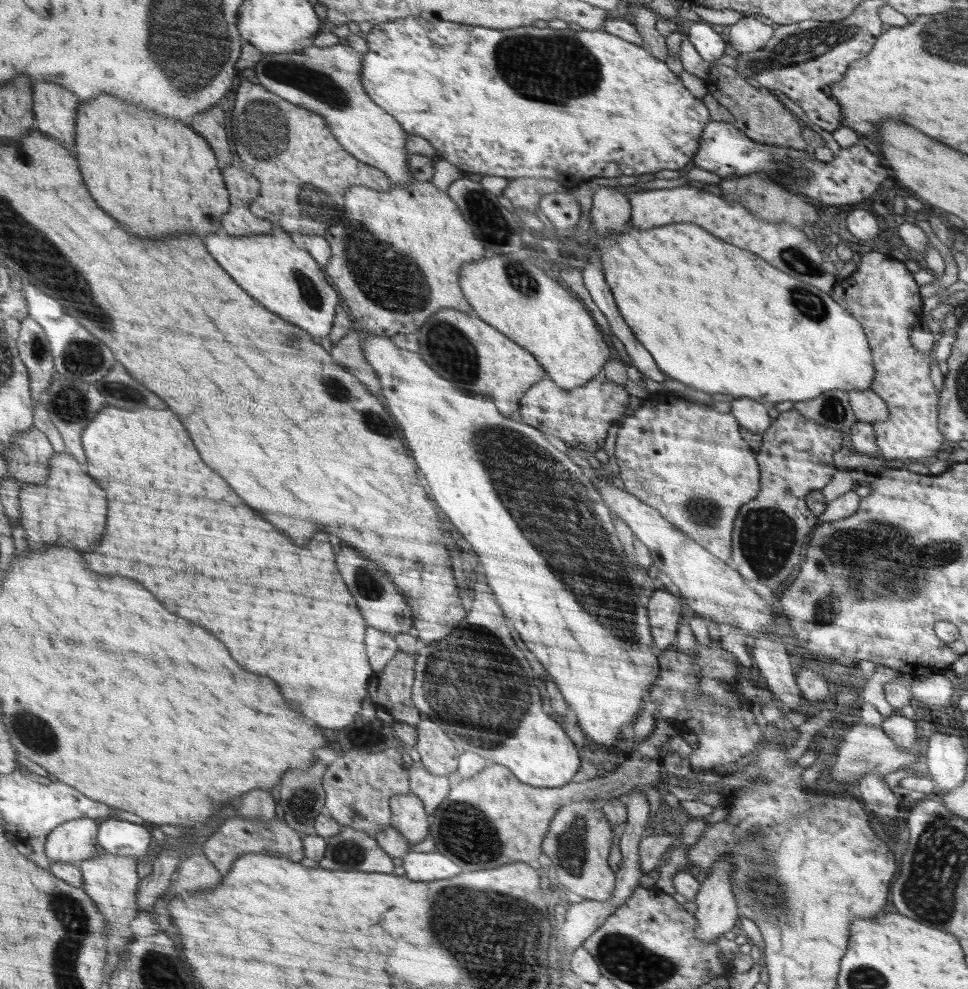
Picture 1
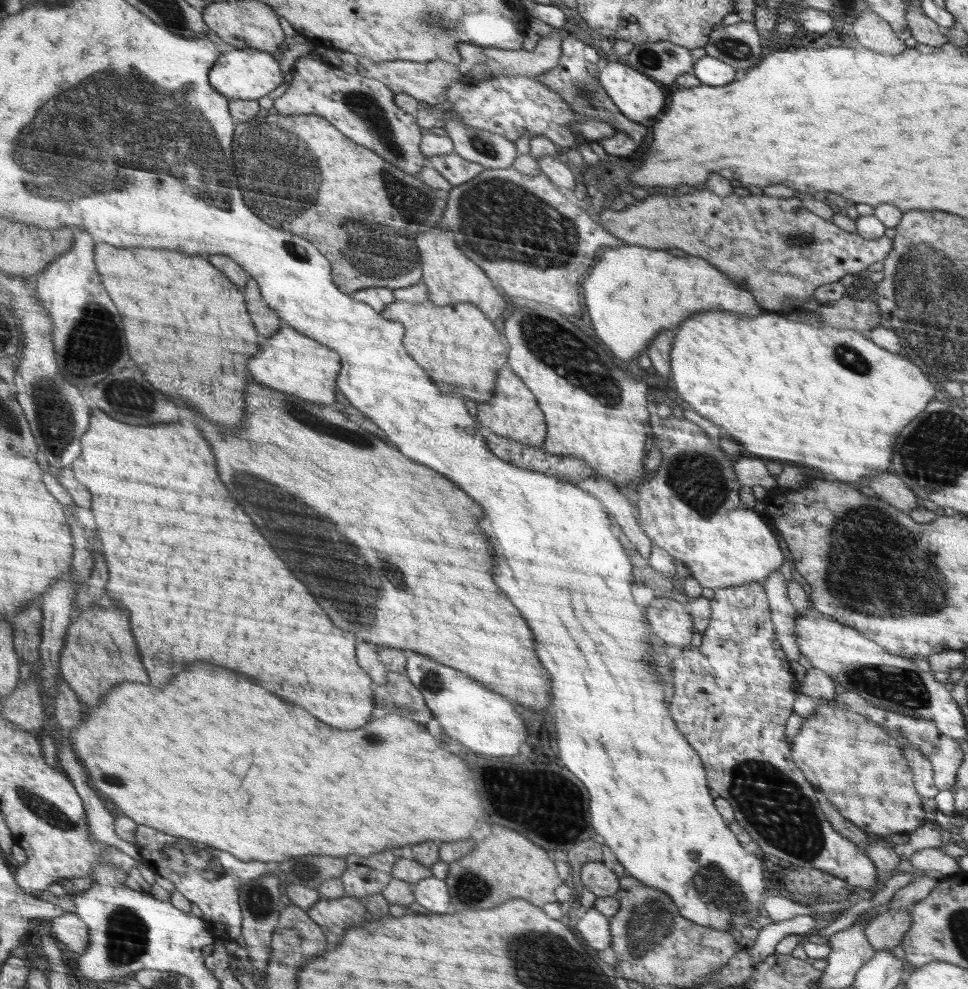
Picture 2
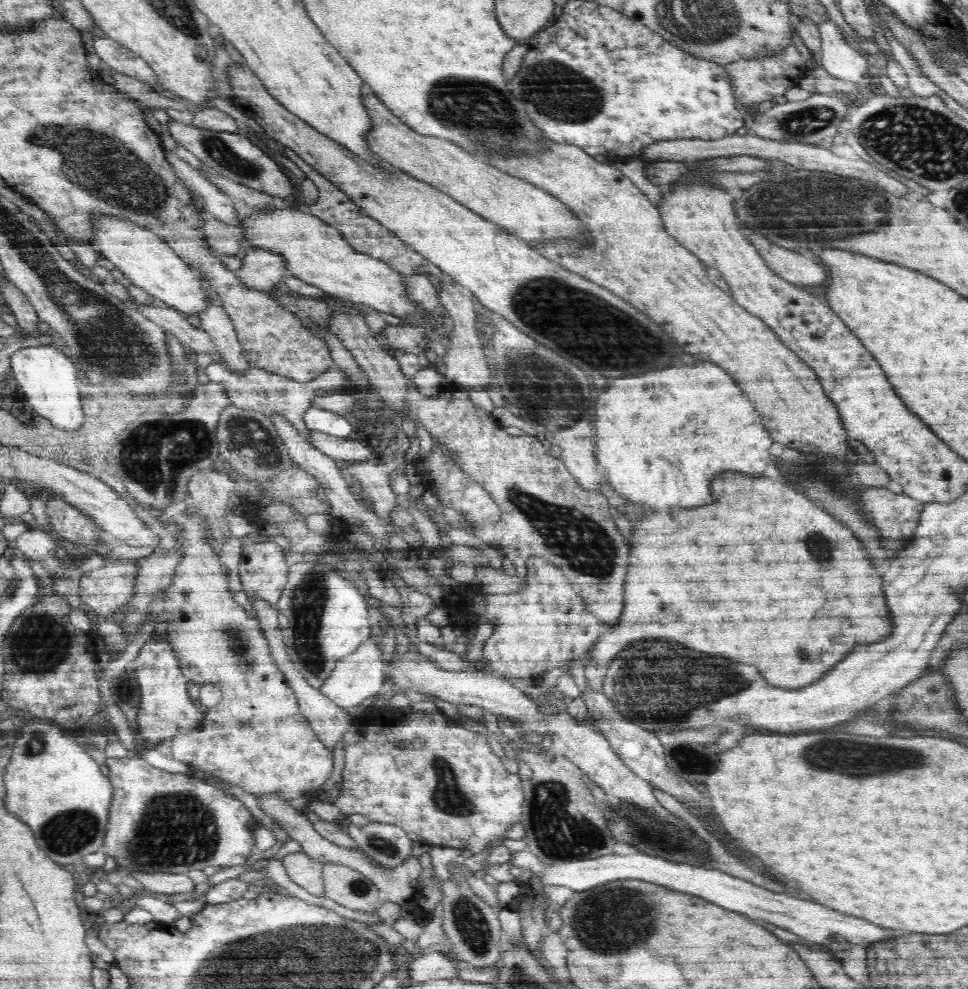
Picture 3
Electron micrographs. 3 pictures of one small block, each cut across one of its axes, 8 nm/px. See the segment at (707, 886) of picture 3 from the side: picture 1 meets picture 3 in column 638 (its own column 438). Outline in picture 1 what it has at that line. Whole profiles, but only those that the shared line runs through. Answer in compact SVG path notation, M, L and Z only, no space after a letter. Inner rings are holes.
M409 852L400 859L402 868L406 871L405 877L418 882L440 880L440 878L452 878L460 874L460 868L452 864L448 858L444 858L438 852Z

